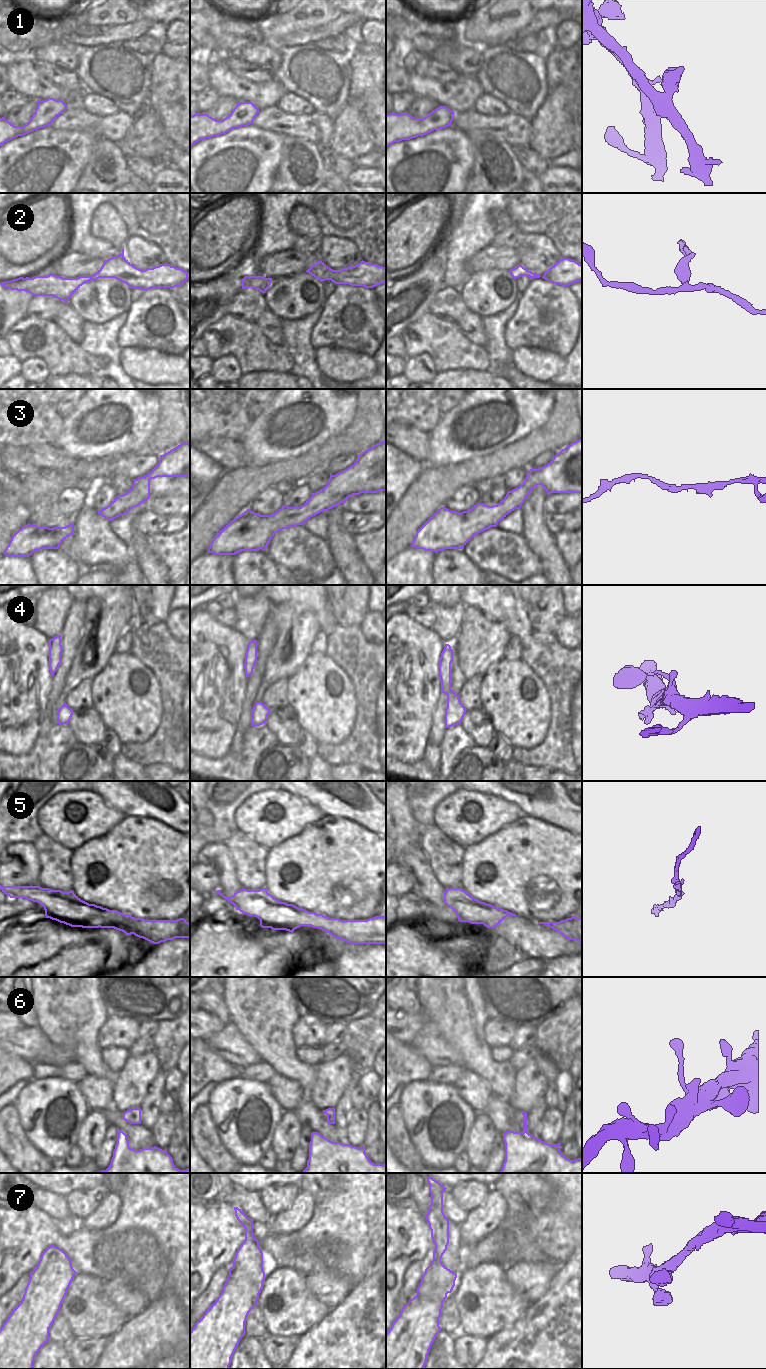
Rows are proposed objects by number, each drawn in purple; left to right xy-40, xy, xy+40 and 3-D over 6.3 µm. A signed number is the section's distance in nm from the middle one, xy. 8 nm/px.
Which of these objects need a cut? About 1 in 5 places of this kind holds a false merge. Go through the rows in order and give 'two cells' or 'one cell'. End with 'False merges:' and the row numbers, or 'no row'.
1: one cell
2: two cells
3: one cell
4: one cell
5: one cell
6: one cell
7: one cell
False merges: 2

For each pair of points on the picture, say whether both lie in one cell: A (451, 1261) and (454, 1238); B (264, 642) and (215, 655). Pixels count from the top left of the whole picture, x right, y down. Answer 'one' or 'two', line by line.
A: one
B: two

